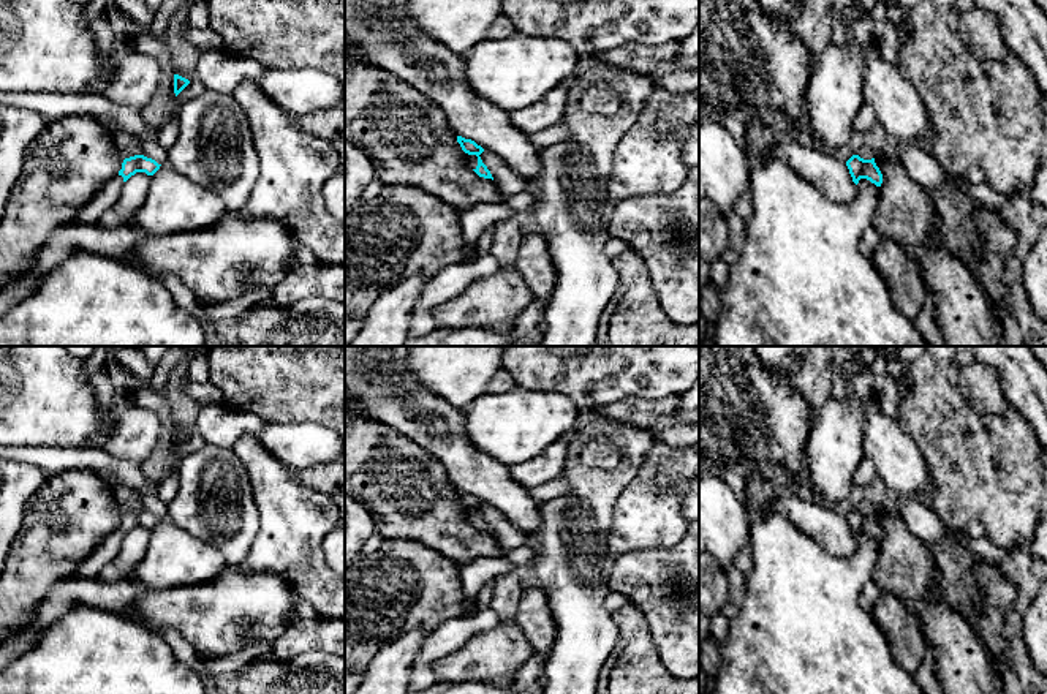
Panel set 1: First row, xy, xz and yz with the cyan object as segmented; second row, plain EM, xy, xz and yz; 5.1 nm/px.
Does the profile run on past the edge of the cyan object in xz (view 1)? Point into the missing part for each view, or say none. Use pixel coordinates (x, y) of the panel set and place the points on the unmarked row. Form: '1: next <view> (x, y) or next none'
1: next xz (472, 514)

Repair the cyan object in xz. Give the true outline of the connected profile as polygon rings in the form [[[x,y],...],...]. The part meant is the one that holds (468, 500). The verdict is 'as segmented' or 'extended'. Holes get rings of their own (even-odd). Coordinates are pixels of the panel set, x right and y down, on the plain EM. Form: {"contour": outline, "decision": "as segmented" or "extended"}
{"contour": [[[457,490],[457,496],[460,498],[462,504],[467,507],[467,517],[468,517],[468,520],[479,531],[492,533],[493,534],[490,525],[487,523],[487,520],[482,517],[482,514],[479,511],[484,506],[484,503],[481,500],[478,500],[474,495],[465,493],[462,490]]], "decision": "extended"}

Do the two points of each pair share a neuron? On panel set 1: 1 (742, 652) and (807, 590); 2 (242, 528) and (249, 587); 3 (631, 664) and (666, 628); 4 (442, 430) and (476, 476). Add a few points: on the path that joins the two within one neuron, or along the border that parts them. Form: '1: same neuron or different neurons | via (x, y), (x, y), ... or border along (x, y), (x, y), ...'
1: same neuron | via (758, 641), (793, 606)
2: different neurons | border along (225, 563), (238, 565)
3: different neurons | border along (635, 607), (646, 618), (658, 658), (671, 672)
4: same neuron | via (448, 441), (465, 465)

